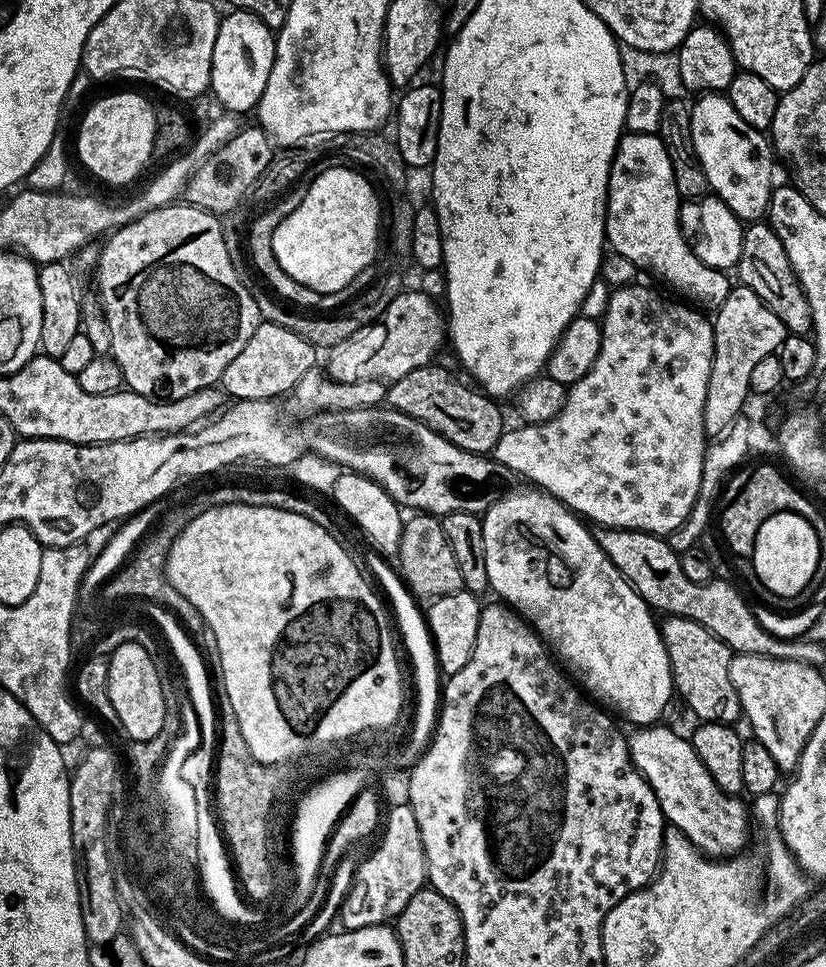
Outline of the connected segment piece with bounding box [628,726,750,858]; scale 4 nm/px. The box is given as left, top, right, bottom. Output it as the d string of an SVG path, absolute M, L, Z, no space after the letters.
M640 726L635 729L636 733L628 736L628 749L632 755L634 766L646 778L646 782L654 790L658 798L661 810L664 811L665 821L671 827L682 830L690 842L705 856L709 858L732 858L748 844L748 824L750 825L750 808L747 803L743 804L735 795L723 792L710 778L706 766L698 758L698 754L692 749L691 739L679 736L668 728L661 726Z

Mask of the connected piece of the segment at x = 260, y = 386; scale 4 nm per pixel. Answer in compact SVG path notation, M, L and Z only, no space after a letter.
M262 322L250 334L250 342L242 346L242 351L230 366L226 366L220 375L219 383L223 391L233 401L237 400L271 400L276 396L291 393L296 384L317 363L317 349L310 342L298 338L294 330L286 330L286 326L278 326L271 322Z

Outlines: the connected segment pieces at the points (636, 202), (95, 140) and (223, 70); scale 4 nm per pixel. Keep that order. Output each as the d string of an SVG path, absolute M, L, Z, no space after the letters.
M633 132L621 136L608 179L608 217L604 223L604 234L611 251L622 254L622 258L630 258L641 273L649 272L674 291L689 296L684 298L693 305L715 310L726 302L730 283L721 269L706 266L706 262L690 250L680 232L681 203L674 186L670 154L659 135Z
M116 92L113 96L104 96L101 100L96 100L88 108L88 113L80 120L80 133L76 136L76 144L74 140L74 152L80 155L80 160L97 176L100 180L105 180L108 184L128 184L144 167L148 164L148 159L153 159L152 143L154 142L154 126L156 125L156 108L144 96L139 96L136 92Z
M233 10L228 16L221 19L218 26L218 38L214 38L214 58L212 59L212 83L210 85L211 95L216 95L216 100L221 104L221 109L227 110L232 114L241 114L240 112L251 113L258 101L262 98L262 90L266 90L266 78L270 78L270 70L274 66L274 54L276 53L276 38L273 29L267 28L266 25L260 21L257 16L250 14L249 12L241 12L239 10Z

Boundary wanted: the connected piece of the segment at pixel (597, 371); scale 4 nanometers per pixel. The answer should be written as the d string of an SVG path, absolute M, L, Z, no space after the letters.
M633 282L611 293L608 305L602 317L602 350L594 366L577 384L568 388L568 397L562 410L554 418L541 424L524 424L520 428L509 427L501 436L494 449L494 459L504 465L509 473L521 472L528 480L533 480L537 489L561 500L577 516L596 526L605 528L633 528L643 532L652 532L656 536L667 537L686 522L702 482L704 453L706 451L706 433L704 431L704 407L706 406L706 386L710 386L710 370L714 358L714 334L712 320L703 311L687 303L675 304L672 300L663 300L652 288L641 282Z

